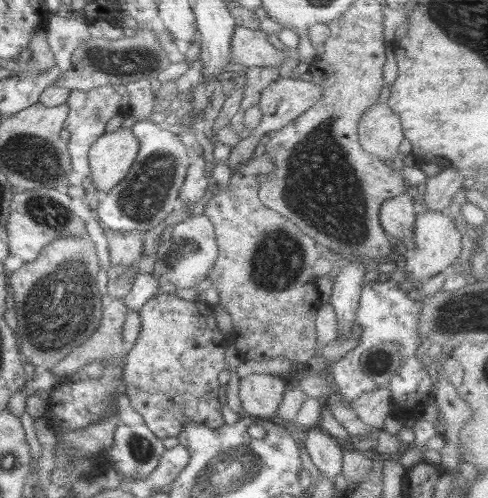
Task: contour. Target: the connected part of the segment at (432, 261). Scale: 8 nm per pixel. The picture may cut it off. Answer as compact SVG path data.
M417 210L415 215L415 228L413 229L416 248L414 253L406 256L407 265L404 271L408 273L415 283L421 283L440 273L449 272L462 251L462 235L456 229L455 220L449 216L449 212Z

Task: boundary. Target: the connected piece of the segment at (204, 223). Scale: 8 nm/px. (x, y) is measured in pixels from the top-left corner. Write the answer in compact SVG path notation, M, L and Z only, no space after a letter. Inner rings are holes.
M200 214L180 220L172 227L170 240L162 241L158 247L153 274L178 289L194 288L206 280L208 272L214 268L219 253L212 221L204 214Z

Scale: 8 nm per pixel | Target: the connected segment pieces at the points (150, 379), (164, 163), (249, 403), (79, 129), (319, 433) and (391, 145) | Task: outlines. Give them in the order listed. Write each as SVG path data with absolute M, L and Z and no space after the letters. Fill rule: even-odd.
M162 293L146 300L139 310L137 340L128 348L122 378L130 405L158 438L178 436L189 422L211 428L225 424L218 399L222 393L218 373L228 370L224 341L230 338L210 342L204 336L208 330L206 320L213 315L213 308L208 307L198 299L182 300L172 293Z
M138 121L132 132L139 142L139 151L129 173L107 191L104 201L100 201L95 217L106 229L115 231L150 230L162 220L169 218L179 202L182 183L185 181L188 151L181 141L181 135L169 125L159 125L158 121Z
M252 373L239 380L244 415L268 419L276 416L288 385L281 377Z
M101 83L100 86L87 91L71 90L67 98L69 108L63 128L70 132L70 138L67 143L71 165L74 175L80 181L88 181L91 170L89 167L89 148L96 142L96 139L105 133L104 127L115 114L120 114L125 119L130 115L128 105L128 91L123 84L108 85Z
M321 427L301 431L305 448L316 468L332 482L342 470L342 451L335 439Z
M379 101L360 117L358 126L360 144L365 151L381 158L393 160L400 142L404 140L403 128L398 115Z

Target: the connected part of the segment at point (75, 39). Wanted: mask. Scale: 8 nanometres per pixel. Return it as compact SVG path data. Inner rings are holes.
M53 12L45 18L45 26L55 64L64 74L71 66L73 52L91 37L87 19Z

